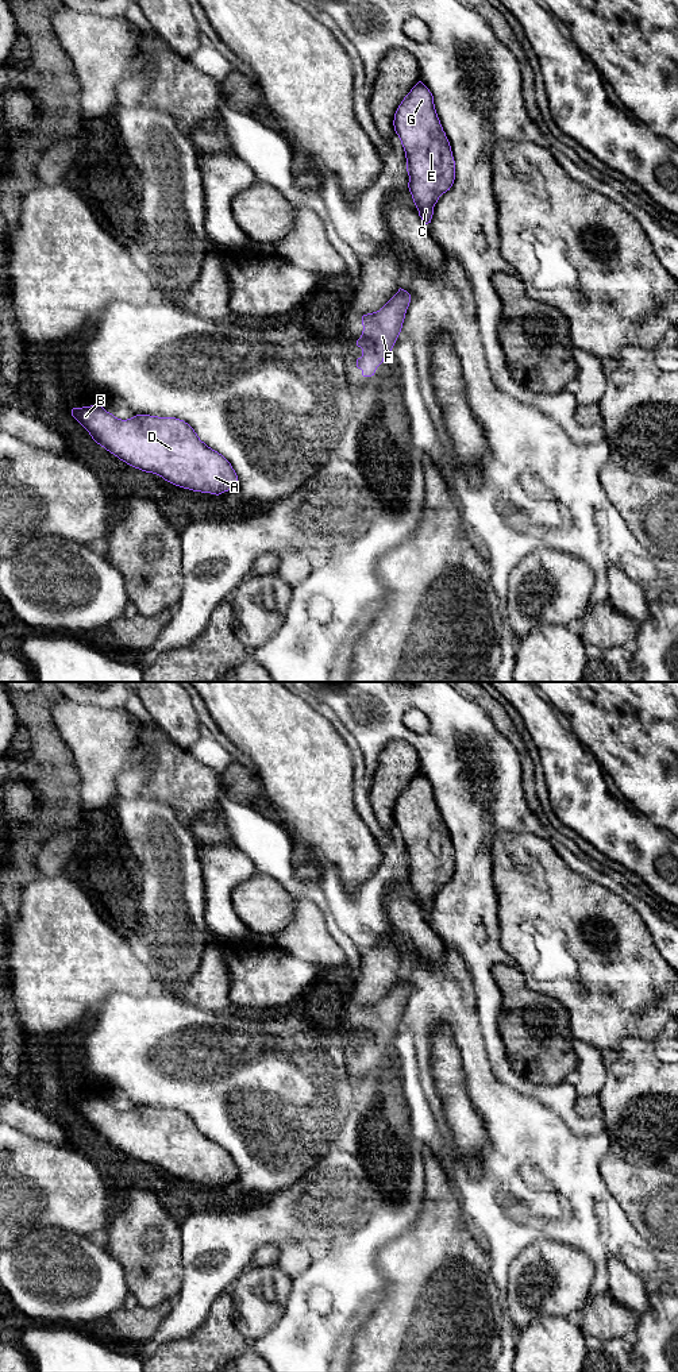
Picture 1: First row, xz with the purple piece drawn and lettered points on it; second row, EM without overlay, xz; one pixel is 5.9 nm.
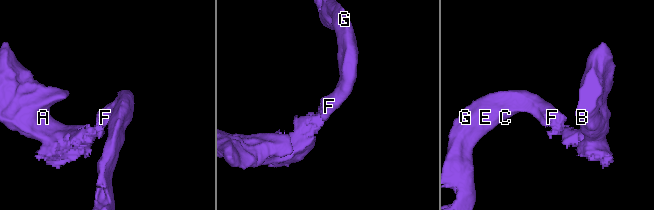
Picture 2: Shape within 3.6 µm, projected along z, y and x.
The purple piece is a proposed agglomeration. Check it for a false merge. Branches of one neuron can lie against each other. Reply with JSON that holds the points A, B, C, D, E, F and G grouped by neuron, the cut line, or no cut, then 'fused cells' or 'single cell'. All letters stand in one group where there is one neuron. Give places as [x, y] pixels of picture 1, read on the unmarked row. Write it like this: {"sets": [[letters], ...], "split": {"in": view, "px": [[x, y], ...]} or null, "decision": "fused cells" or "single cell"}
{"sets": [["A", "B", "C", "D", "E", "F", "G"]], "split": null, "decision": "single cell"}

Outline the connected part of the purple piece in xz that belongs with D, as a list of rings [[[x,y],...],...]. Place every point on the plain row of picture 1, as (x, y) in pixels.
[[[101,1097],[73,1099],[72,1107],[97,1136],[120,1152],[142,1163],[157,1165],[176,1178],[216,1187],[238,1178],[238,1167],[231,1155],[201,1133],[184,1111],[150,1106],[136,1106],[122,1111]]]

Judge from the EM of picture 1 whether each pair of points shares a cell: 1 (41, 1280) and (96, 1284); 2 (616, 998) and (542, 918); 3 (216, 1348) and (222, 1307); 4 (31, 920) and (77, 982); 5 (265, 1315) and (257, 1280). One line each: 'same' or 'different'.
1: same
2: same
3: same
4: same
5: same

